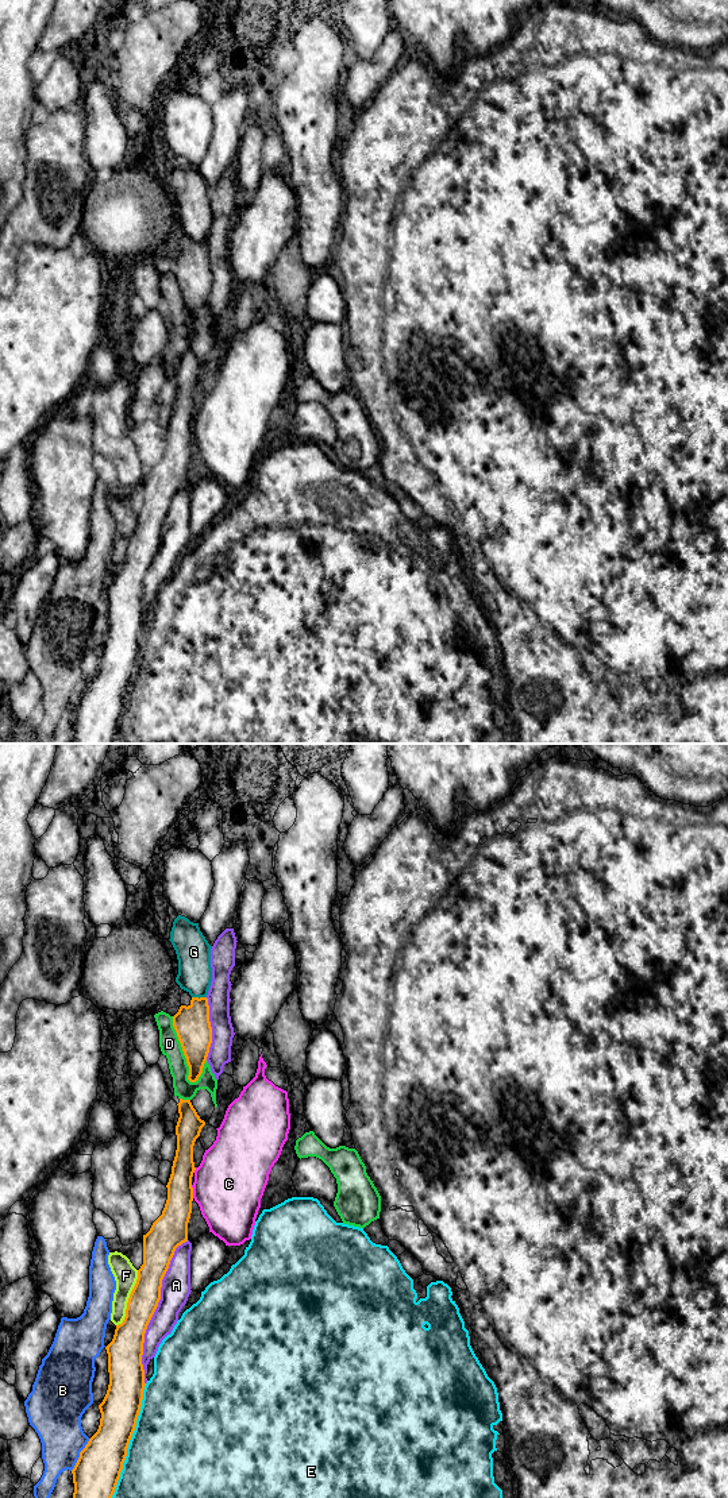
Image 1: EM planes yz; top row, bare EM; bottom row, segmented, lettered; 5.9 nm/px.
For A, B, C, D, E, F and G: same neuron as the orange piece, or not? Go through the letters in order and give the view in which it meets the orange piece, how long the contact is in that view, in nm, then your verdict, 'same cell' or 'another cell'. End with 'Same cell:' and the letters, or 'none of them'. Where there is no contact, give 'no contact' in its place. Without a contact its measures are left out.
A: yz | 900 nm | same cell
B: yz | 220 nm | another cell
C: yz | 80 nm | another cell
D: yz | 420 nm | another cell
E: yz | 700 nm | another cell
F: yz | 360 nm | another cell
G: yz | 90 nm | another cell
Same cell: A

